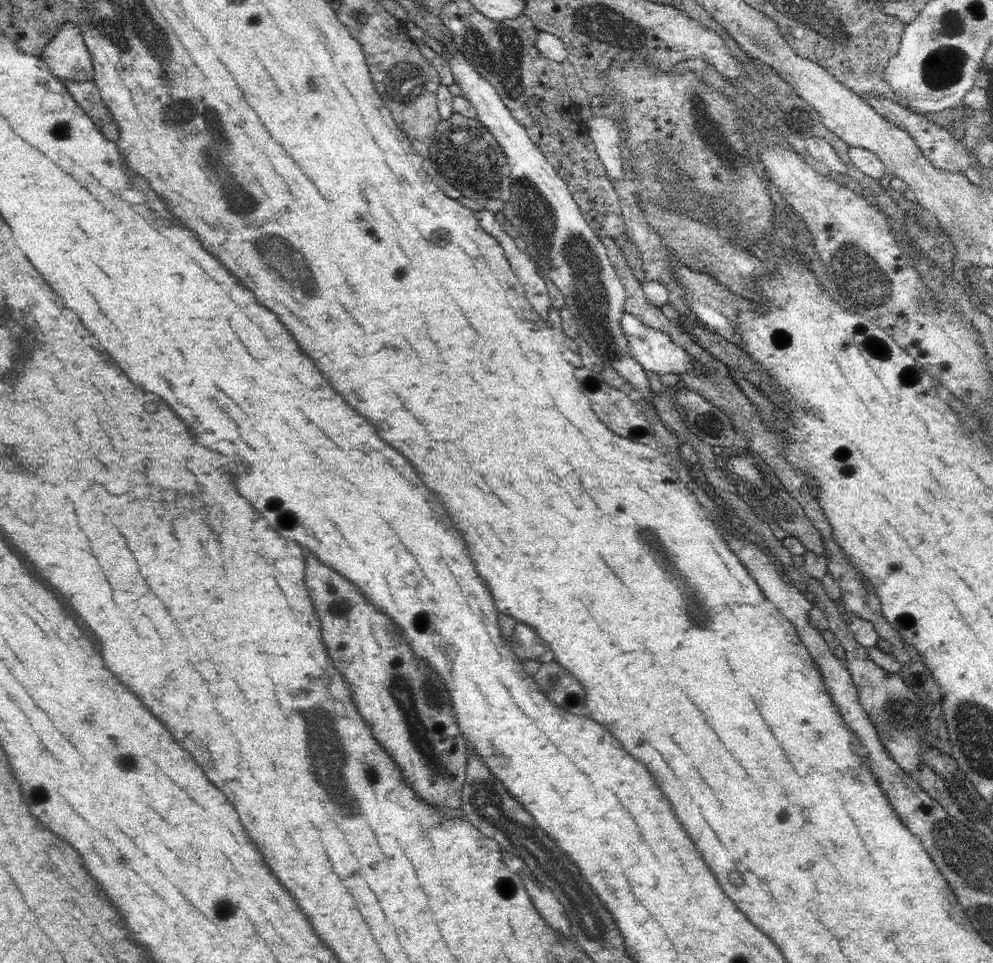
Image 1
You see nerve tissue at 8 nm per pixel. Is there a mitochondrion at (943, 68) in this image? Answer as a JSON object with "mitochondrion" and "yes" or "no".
{"mitochondrion":"yes"}

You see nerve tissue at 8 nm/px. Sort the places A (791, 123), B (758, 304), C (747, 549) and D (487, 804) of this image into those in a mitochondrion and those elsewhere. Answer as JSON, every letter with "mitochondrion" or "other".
{"A":"other","B":"other","C":"other","D":"mitochondrion"}

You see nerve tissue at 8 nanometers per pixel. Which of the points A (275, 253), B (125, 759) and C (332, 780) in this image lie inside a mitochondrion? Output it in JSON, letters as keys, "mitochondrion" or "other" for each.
{"A":"mitochondrion","B":"mitochondrion","C":"mitochondrion"}

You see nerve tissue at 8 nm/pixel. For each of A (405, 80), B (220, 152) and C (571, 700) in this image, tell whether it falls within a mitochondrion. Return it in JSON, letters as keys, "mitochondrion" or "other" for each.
{"A":"mitochondrion","B":"mitochondrion","C":"mitochondrion"}

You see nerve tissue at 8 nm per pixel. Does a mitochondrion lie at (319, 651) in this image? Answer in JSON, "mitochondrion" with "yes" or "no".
{"mitochondrion":"no"}

